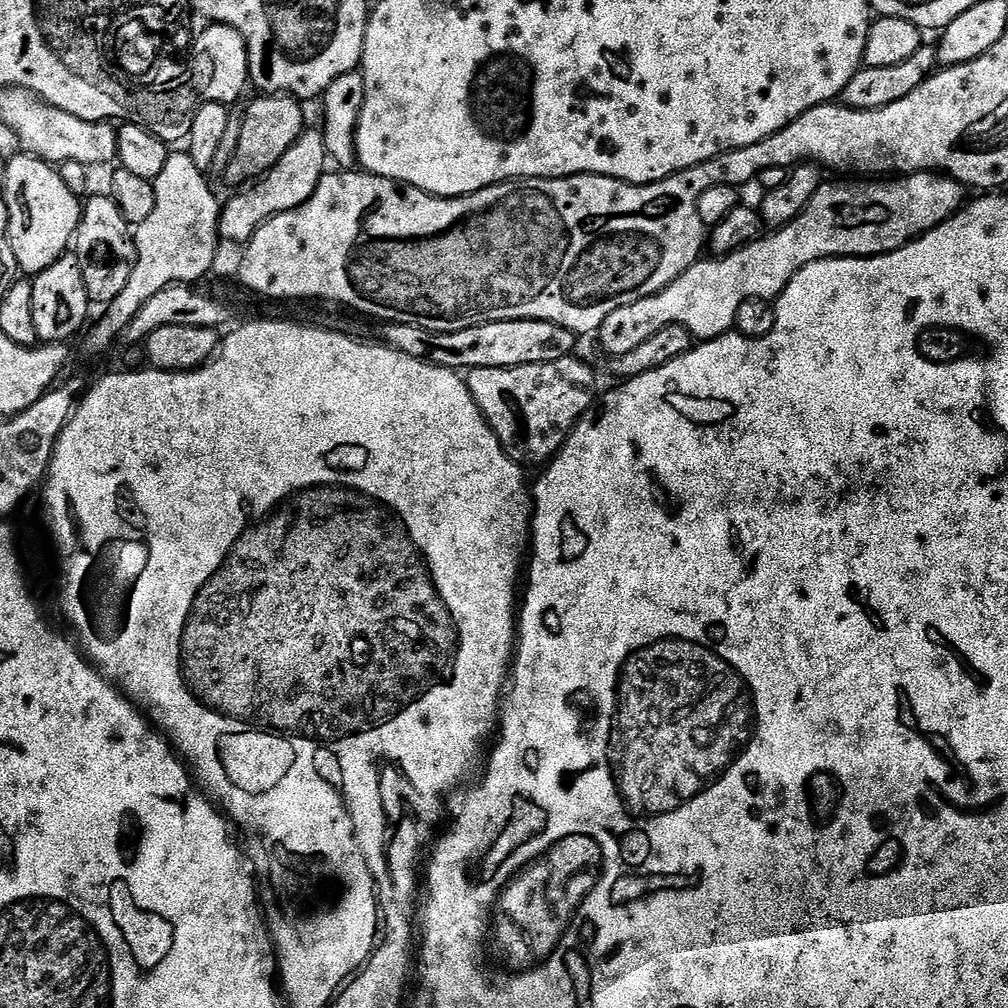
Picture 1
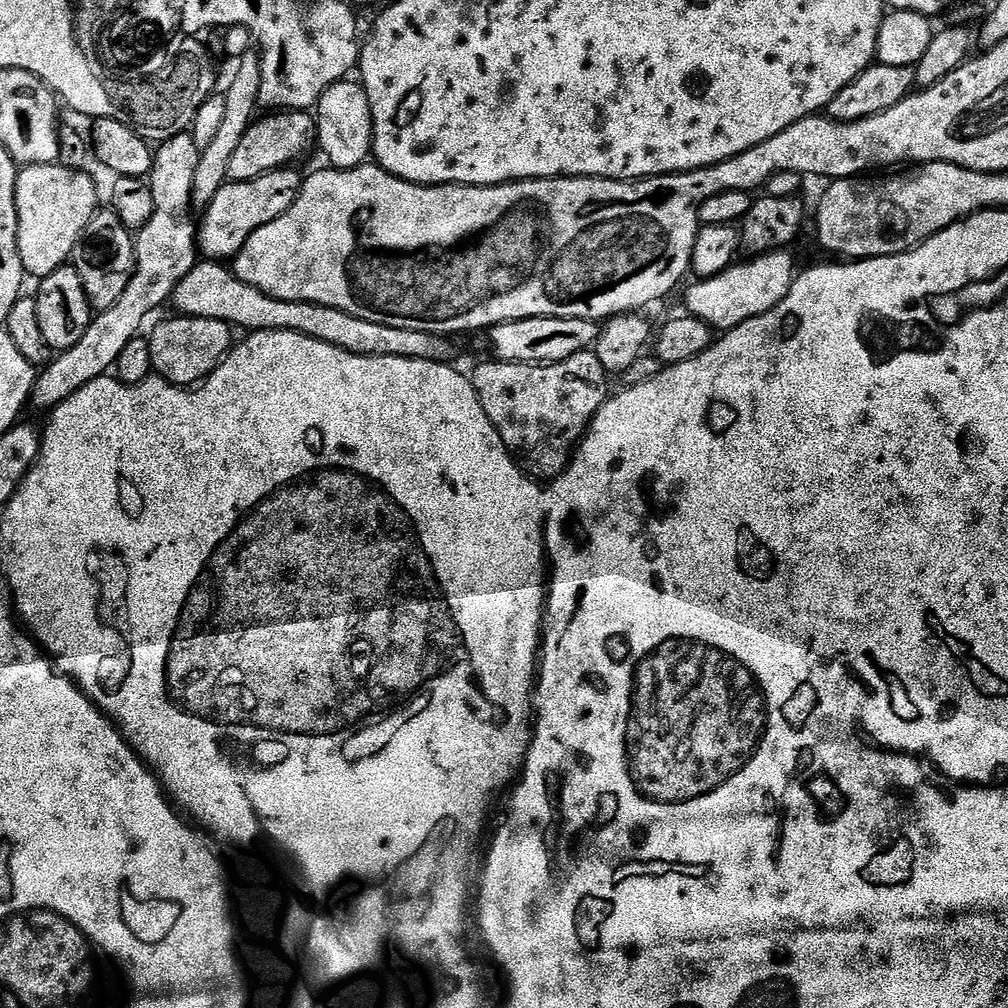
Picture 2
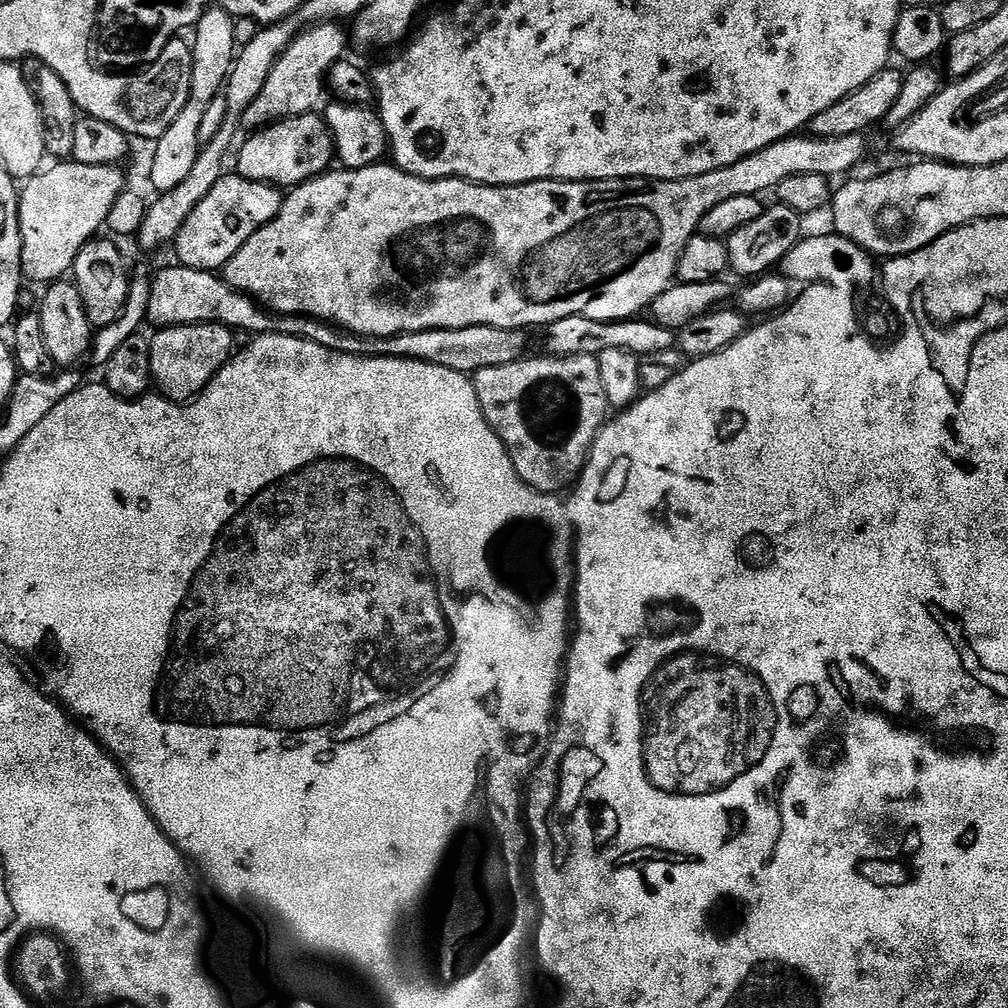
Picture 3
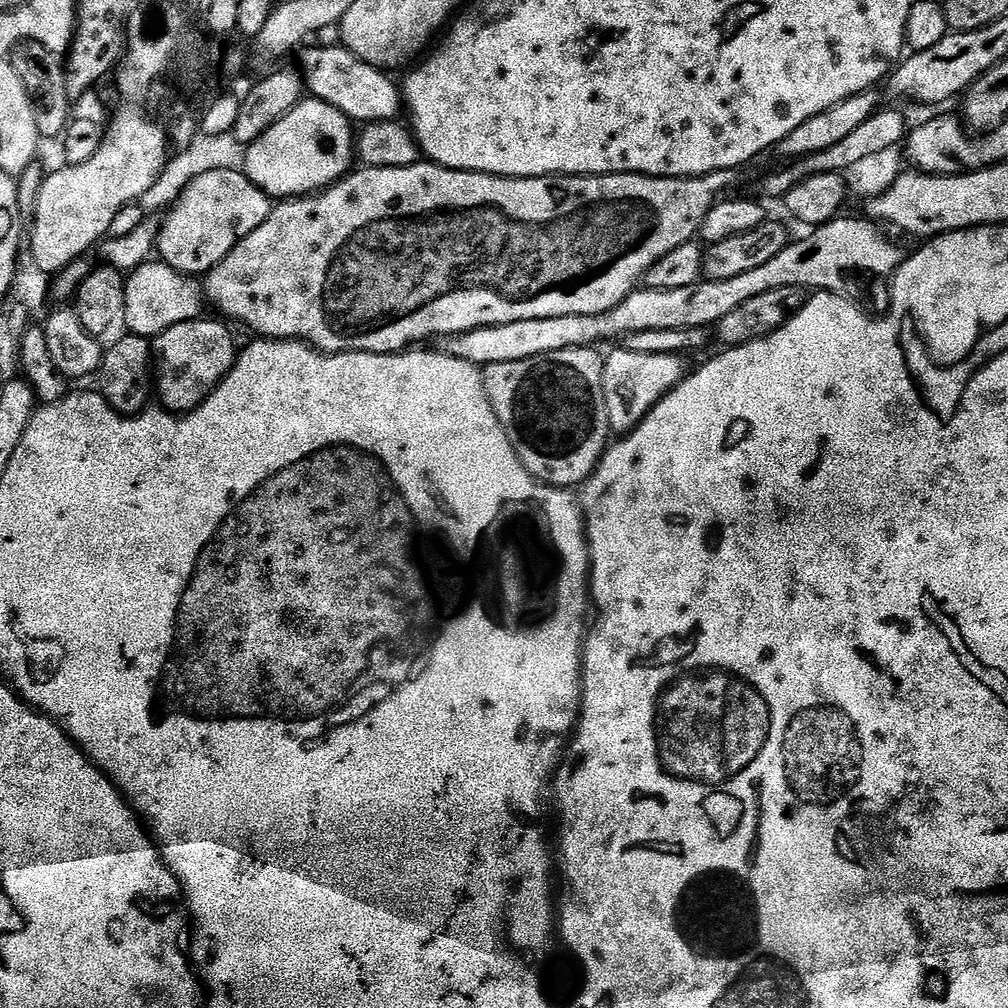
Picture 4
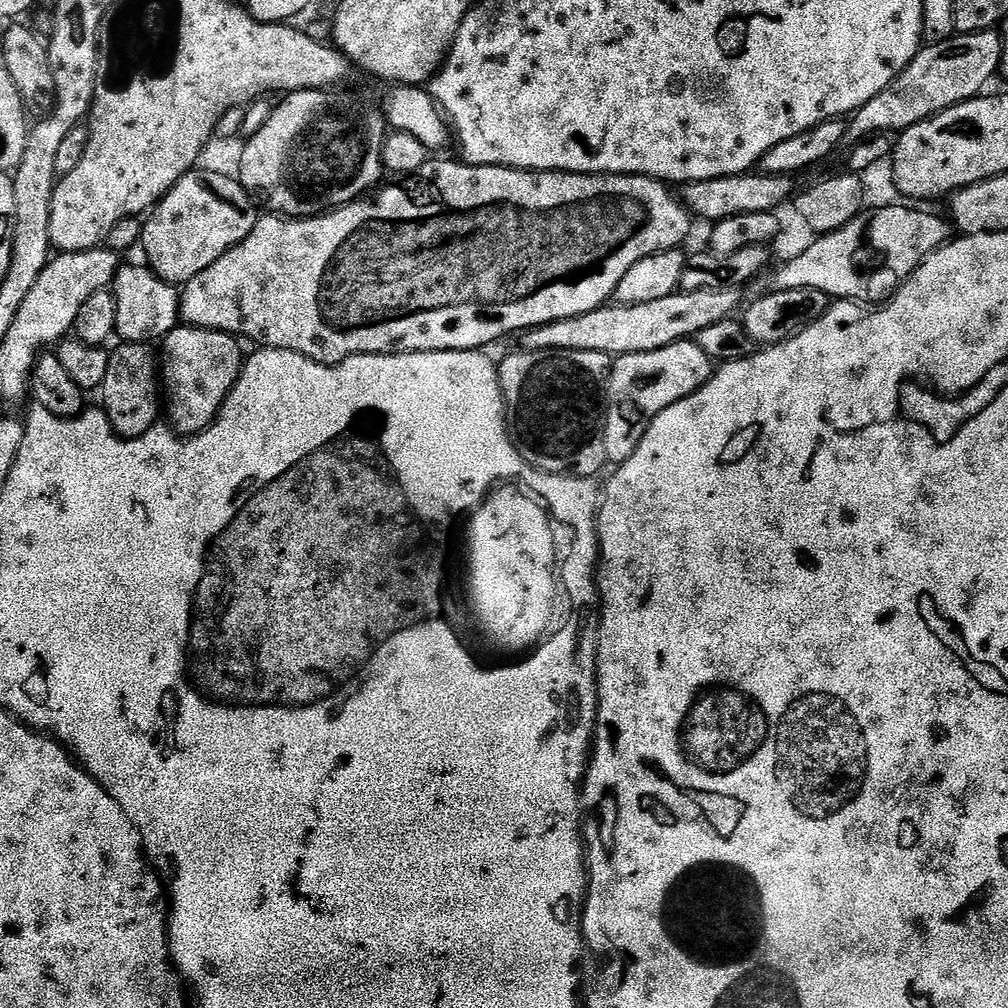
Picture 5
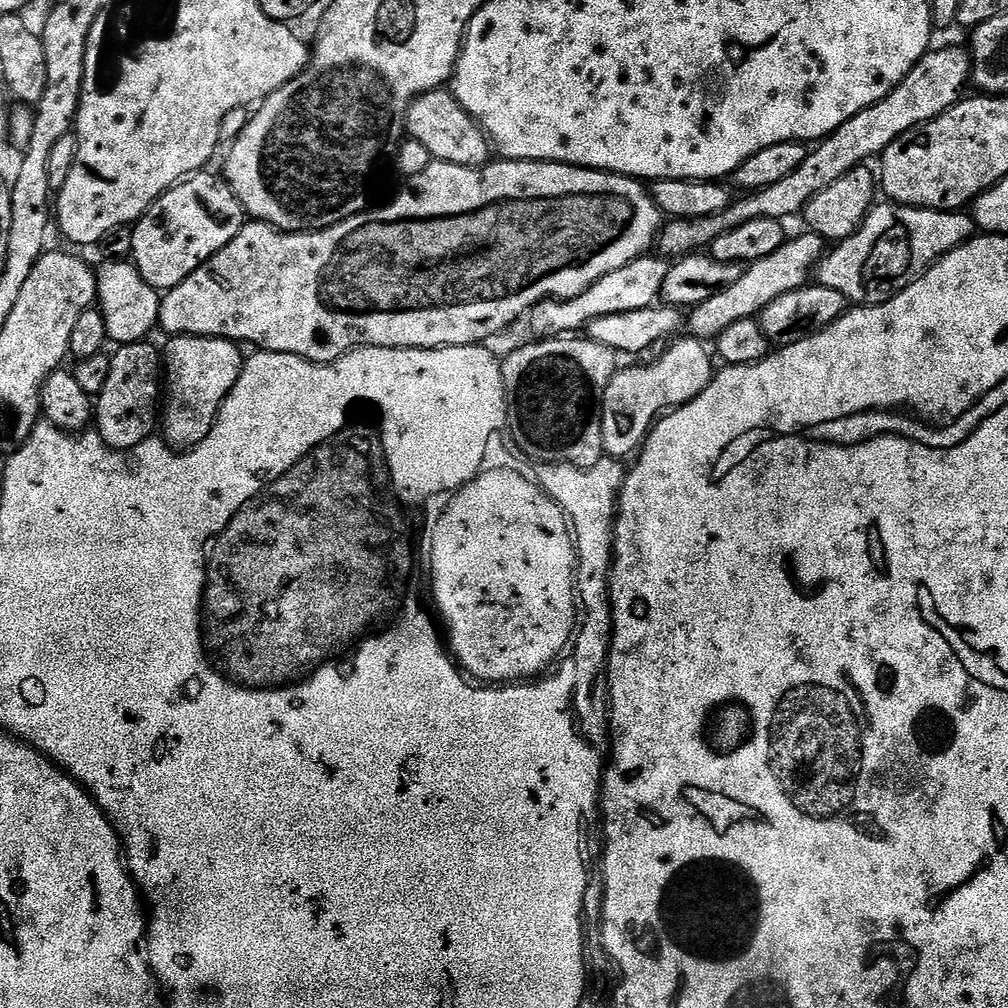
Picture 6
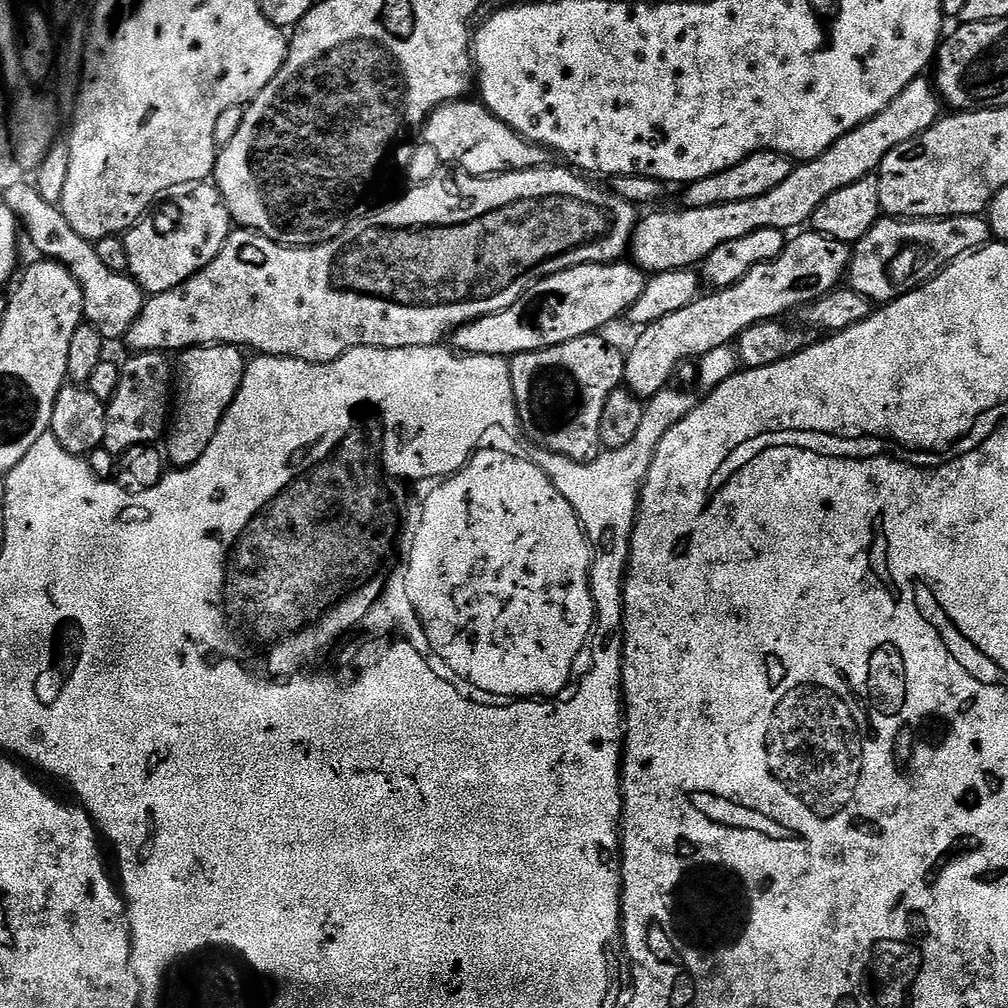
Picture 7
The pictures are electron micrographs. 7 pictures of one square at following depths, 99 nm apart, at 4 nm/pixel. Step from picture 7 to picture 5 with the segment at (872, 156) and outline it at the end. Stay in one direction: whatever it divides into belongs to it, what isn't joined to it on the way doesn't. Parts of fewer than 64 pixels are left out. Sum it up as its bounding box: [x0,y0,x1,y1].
[846,30,1006,142]

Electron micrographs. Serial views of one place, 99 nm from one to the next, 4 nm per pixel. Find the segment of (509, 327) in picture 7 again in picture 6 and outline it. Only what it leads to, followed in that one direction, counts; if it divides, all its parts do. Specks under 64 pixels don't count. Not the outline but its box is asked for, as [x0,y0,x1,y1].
[526,254,670,338]

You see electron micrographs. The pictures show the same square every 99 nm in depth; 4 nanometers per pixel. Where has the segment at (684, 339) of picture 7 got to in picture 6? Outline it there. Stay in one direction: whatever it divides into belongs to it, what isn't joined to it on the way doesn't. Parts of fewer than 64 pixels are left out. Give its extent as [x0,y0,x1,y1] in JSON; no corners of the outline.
[686,230,826,342]

